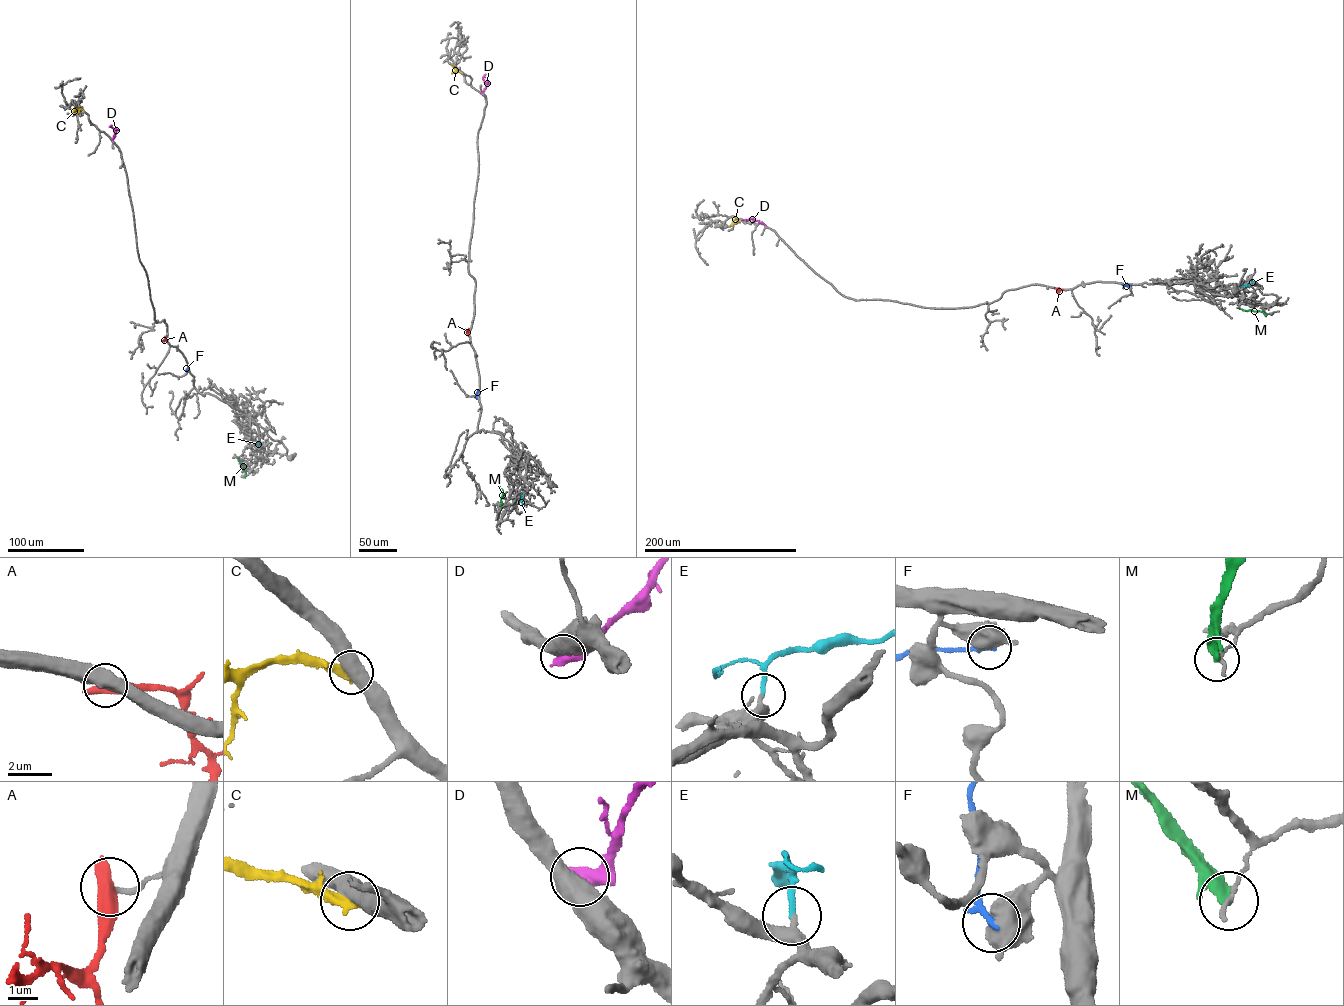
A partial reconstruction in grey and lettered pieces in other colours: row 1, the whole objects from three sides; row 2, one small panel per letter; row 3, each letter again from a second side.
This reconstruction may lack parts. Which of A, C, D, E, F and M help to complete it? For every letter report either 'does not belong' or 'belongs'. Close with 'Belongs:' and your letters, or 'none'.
A: does not belong
C: does not belong
D: does not belong
E: belongs
F: does not belong
M: does not belong
Belongs: E

